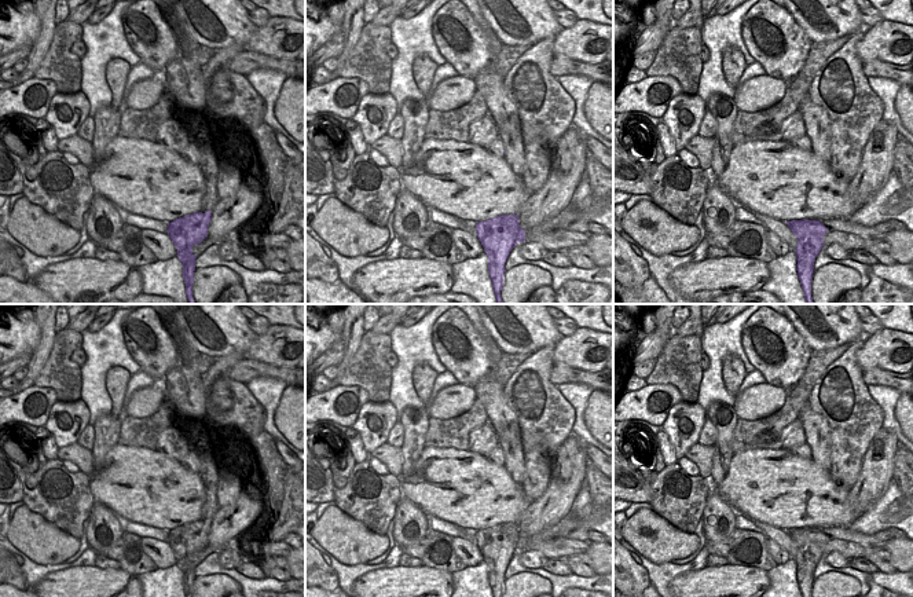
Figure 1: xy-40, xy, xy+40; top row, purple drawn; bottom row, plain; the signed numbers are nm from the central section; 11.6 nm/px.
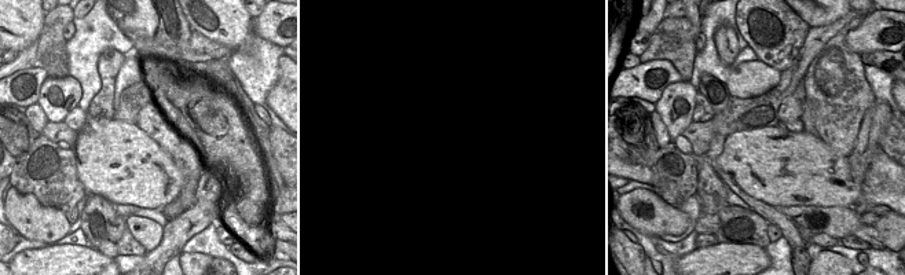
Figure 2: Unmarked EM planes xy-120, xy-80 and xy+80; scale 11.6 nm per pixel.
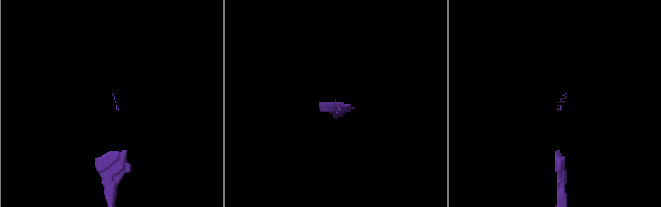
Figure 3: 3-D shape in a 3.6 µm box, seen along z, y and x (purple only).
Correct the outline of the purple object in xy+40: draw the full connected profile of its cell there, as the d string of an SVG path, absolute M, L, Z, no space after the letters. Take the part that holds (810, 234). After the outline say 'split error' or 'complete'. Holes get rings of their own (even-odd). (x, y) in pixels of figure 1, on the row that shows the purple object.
M792 220L785 221L798 238L796 271L804 292L806 304L814 304L811 297L811 281L814 274L814 261L824 246L824 235L828 228L818 220Z; complete

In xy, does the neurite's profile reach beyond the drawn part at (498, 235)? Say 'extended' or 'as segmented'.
as segmented

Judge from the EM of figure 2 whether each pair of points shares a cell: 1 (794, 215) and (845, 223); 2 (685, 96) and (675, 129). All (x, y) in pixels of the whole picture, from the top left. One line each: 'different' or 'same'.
1: same
2: same

